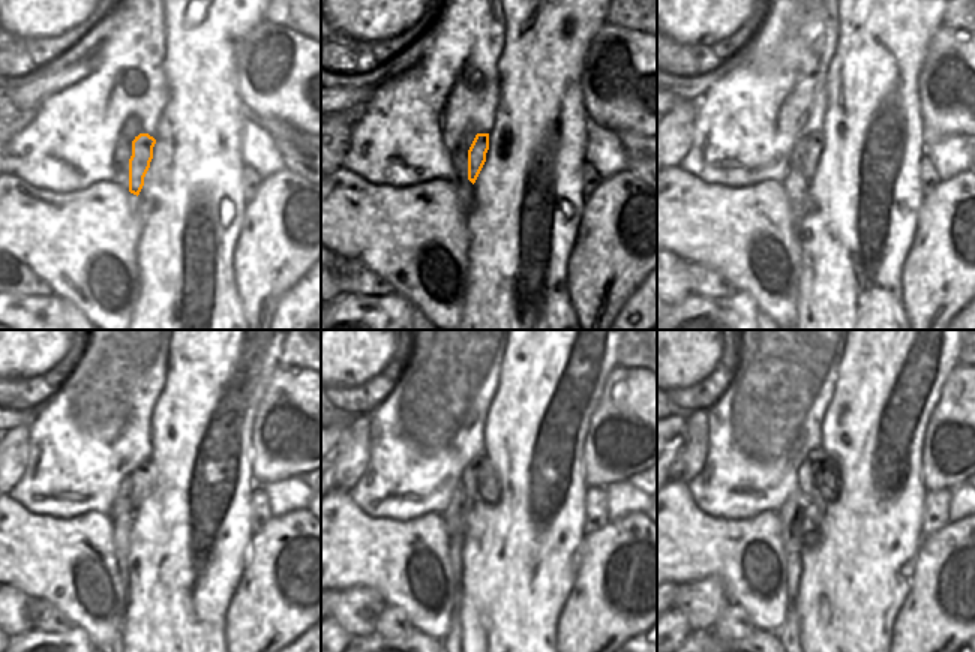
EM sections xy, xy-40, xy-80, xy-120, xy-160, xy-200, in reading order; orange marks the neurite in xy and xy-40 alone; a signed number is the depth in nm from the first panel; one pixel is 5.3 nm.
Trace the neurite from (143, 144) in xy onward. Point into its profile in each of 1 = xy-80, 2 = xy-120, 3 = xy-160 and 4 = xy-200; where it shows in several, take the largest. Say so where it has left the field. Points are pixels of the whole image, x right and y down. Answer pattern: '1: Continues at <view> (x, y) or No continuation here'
1: Continues at xy-80 (816, 140)
2: Continues at xy-120 (144, 481)
3: Continues at xy-160 (486, 474)
4: Continues at xy-200 (822, 475)

